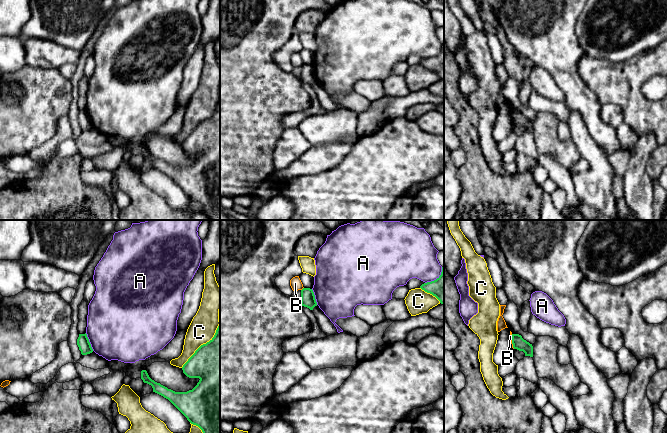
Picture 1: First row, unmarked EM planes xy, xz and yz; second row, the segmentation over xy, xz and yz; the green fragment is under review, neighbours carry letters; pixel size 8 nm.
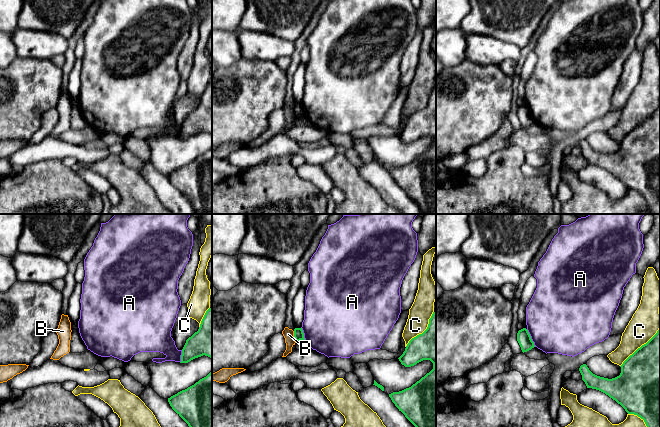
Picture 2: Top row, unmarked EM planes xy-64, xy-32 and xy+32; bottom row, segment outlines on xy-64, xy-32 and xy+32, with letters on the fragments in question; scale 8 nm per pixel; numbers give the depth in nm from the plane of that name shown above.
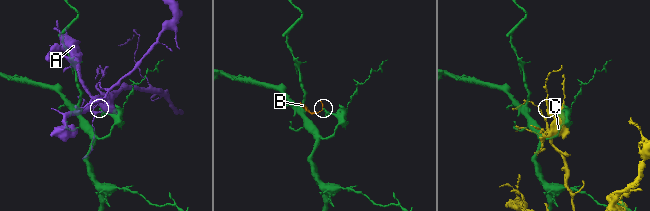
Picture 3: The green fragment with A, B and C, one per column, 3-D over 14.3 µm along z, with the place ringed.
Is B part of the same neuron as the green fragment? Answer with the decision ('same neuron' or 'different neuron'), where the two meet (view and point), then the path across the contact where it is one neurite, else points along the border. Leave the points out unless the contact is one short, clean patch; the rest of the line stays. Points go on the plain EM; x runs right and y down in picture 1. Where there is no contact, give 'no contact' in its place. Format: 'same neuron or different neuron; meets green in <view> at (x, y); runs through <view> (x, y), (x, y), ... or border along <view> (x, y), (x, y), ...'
different neuron; meets green in yz at (512, 117); border along yz (511, 110), (511, 119), (514, 124)

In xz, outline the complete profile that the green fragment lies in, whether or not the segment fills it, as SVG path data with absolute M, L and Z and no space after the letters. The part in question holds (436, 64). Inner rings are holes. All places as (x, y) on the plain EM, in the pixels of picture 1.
M442 43L441 51L436 56L424 59L420 64L435 72L444 81L444 44Z

